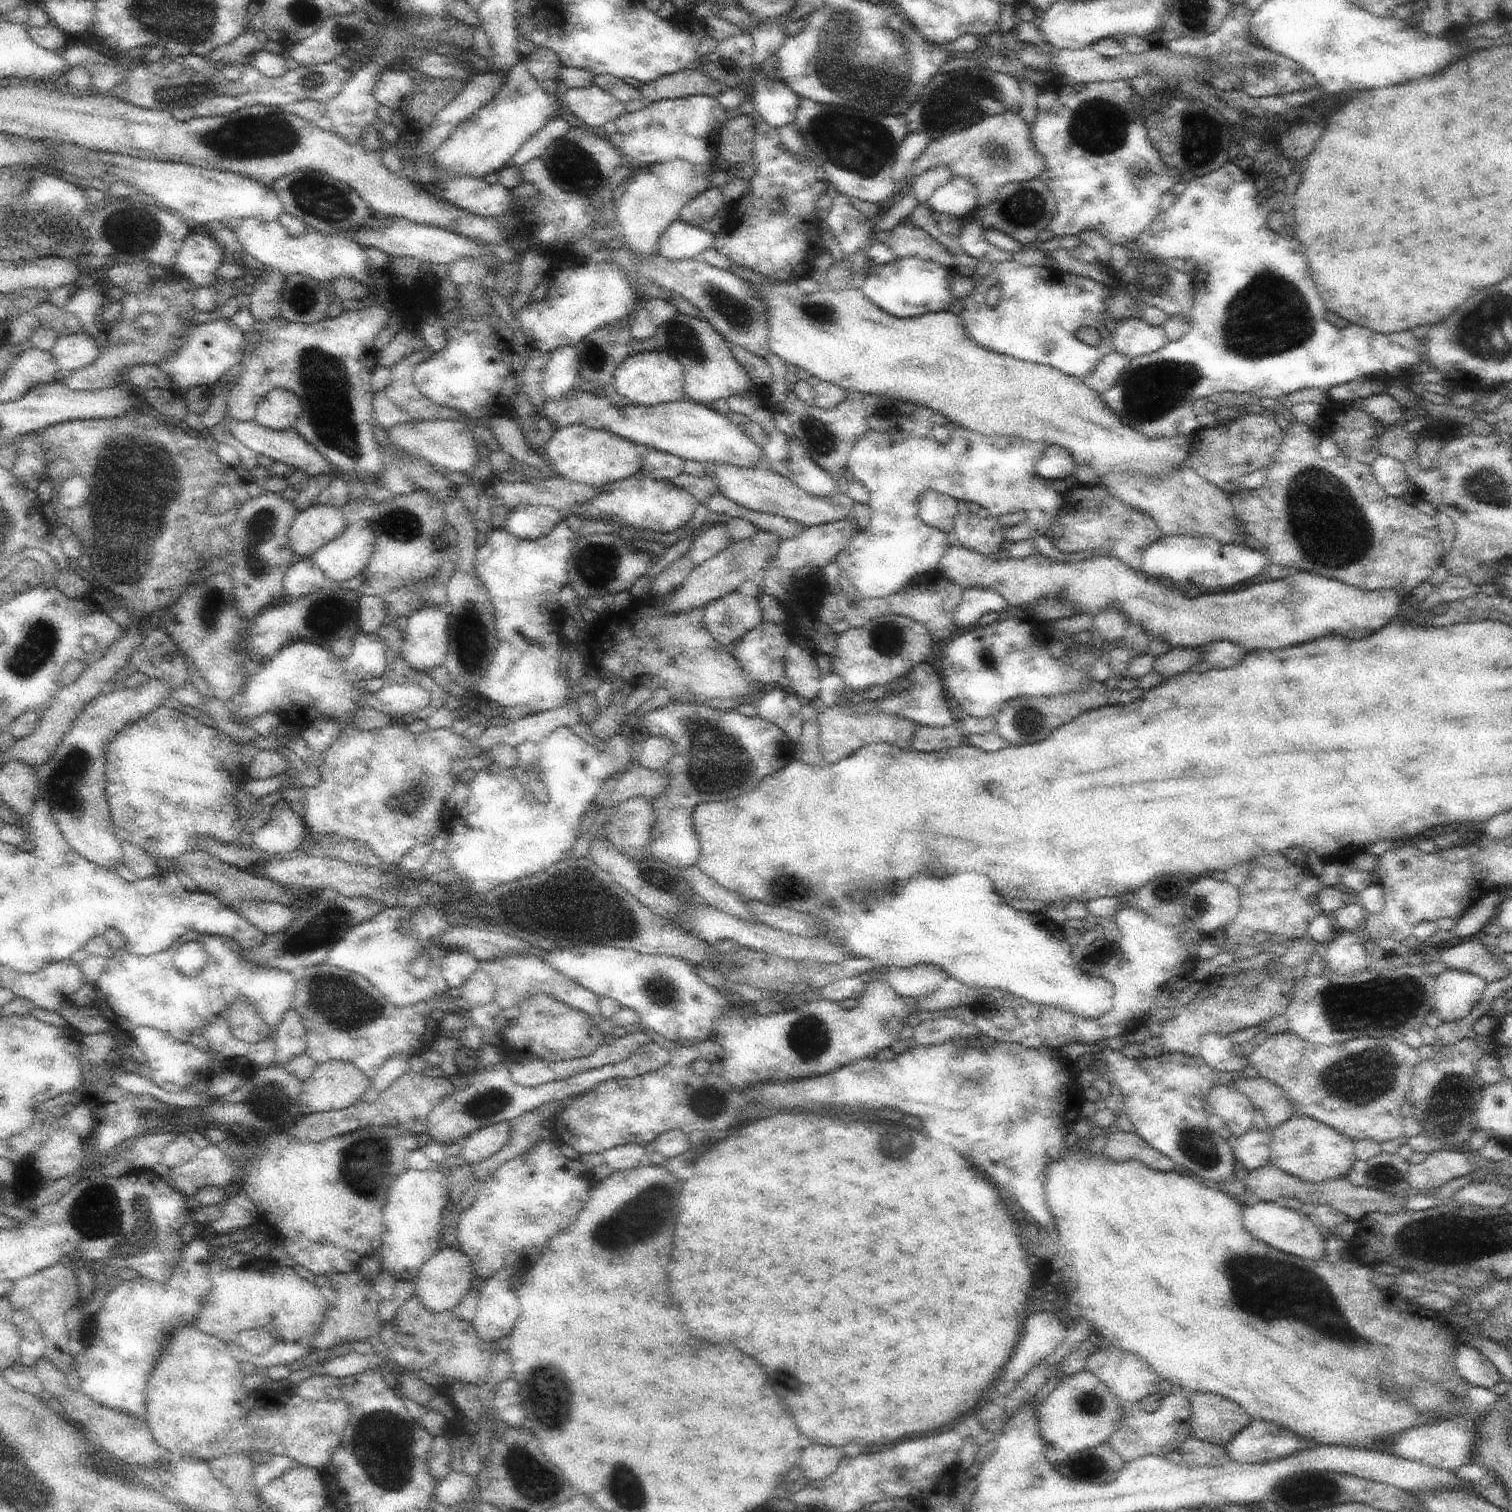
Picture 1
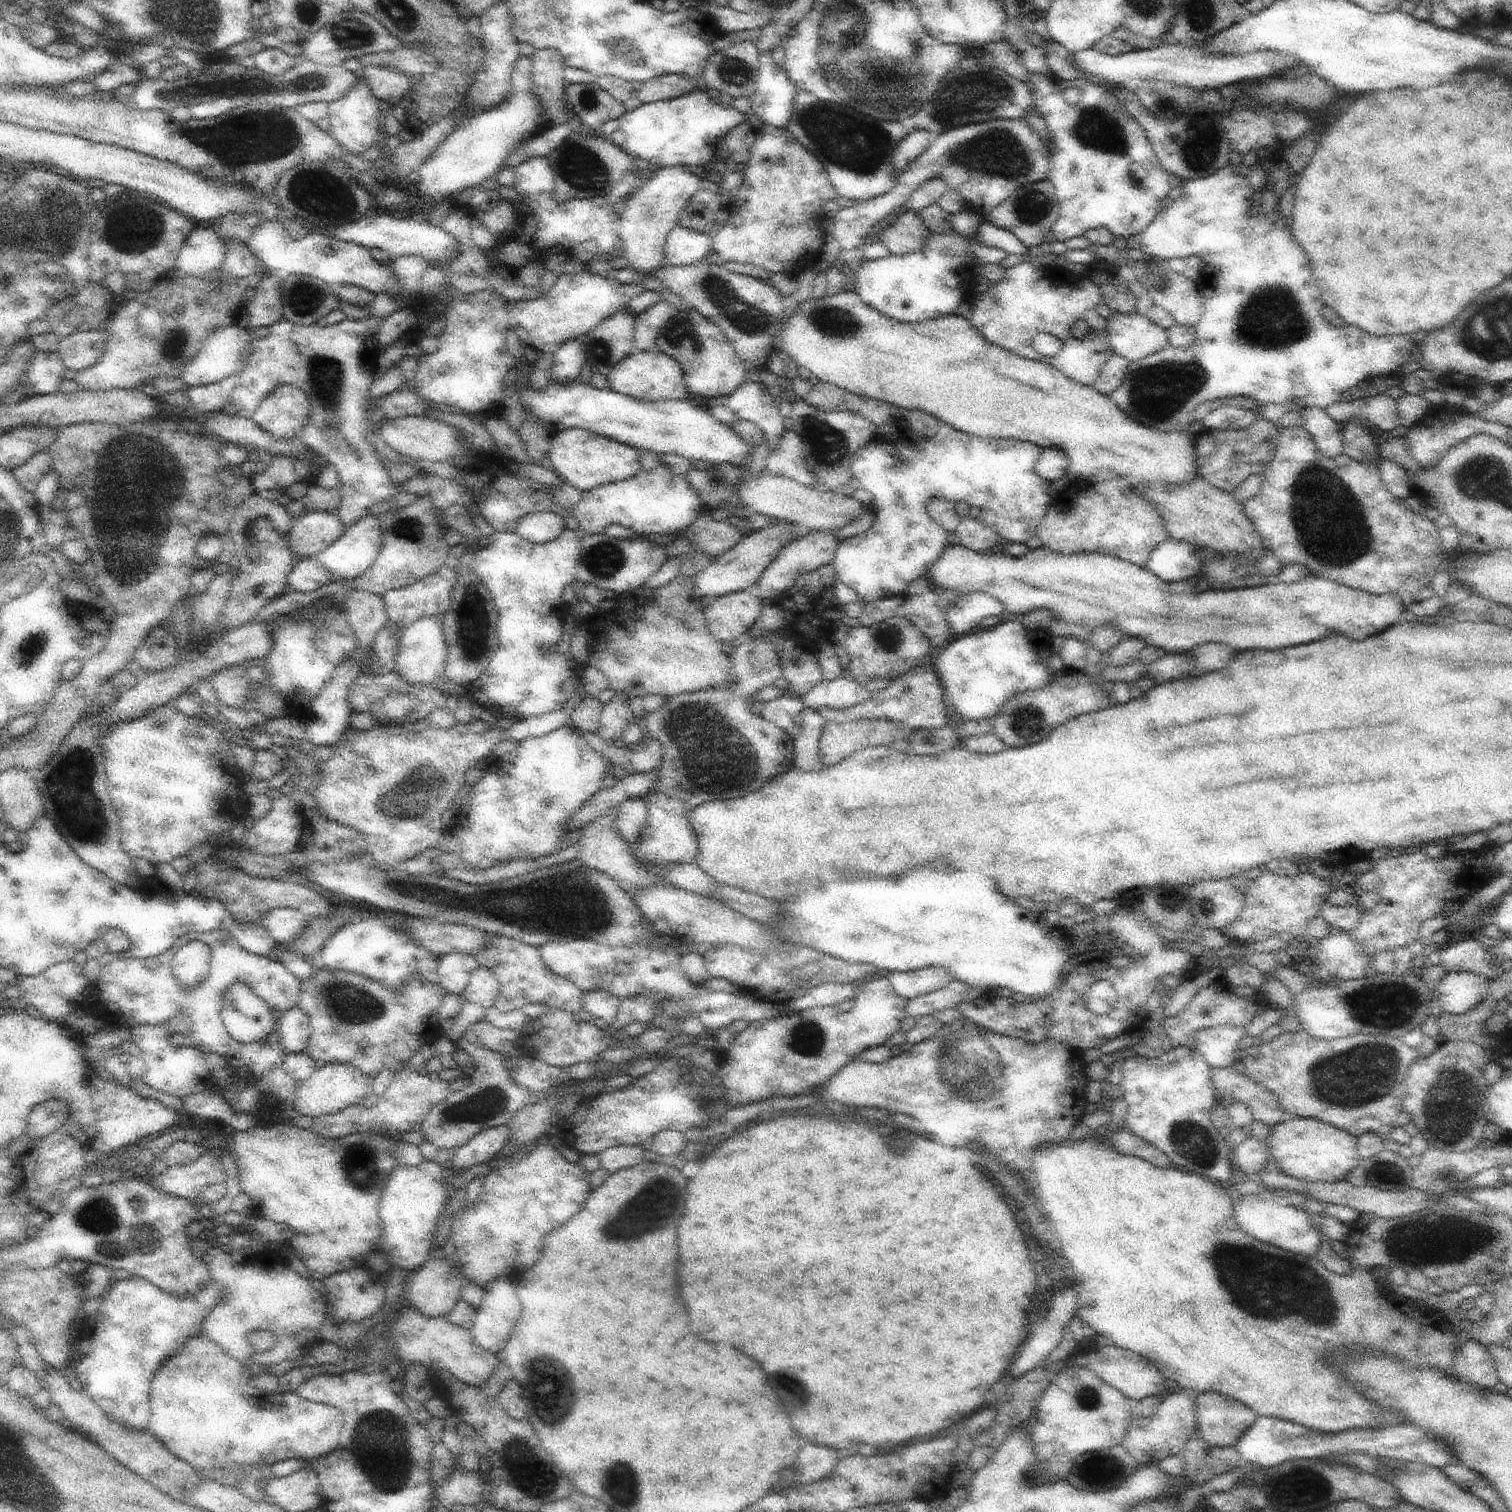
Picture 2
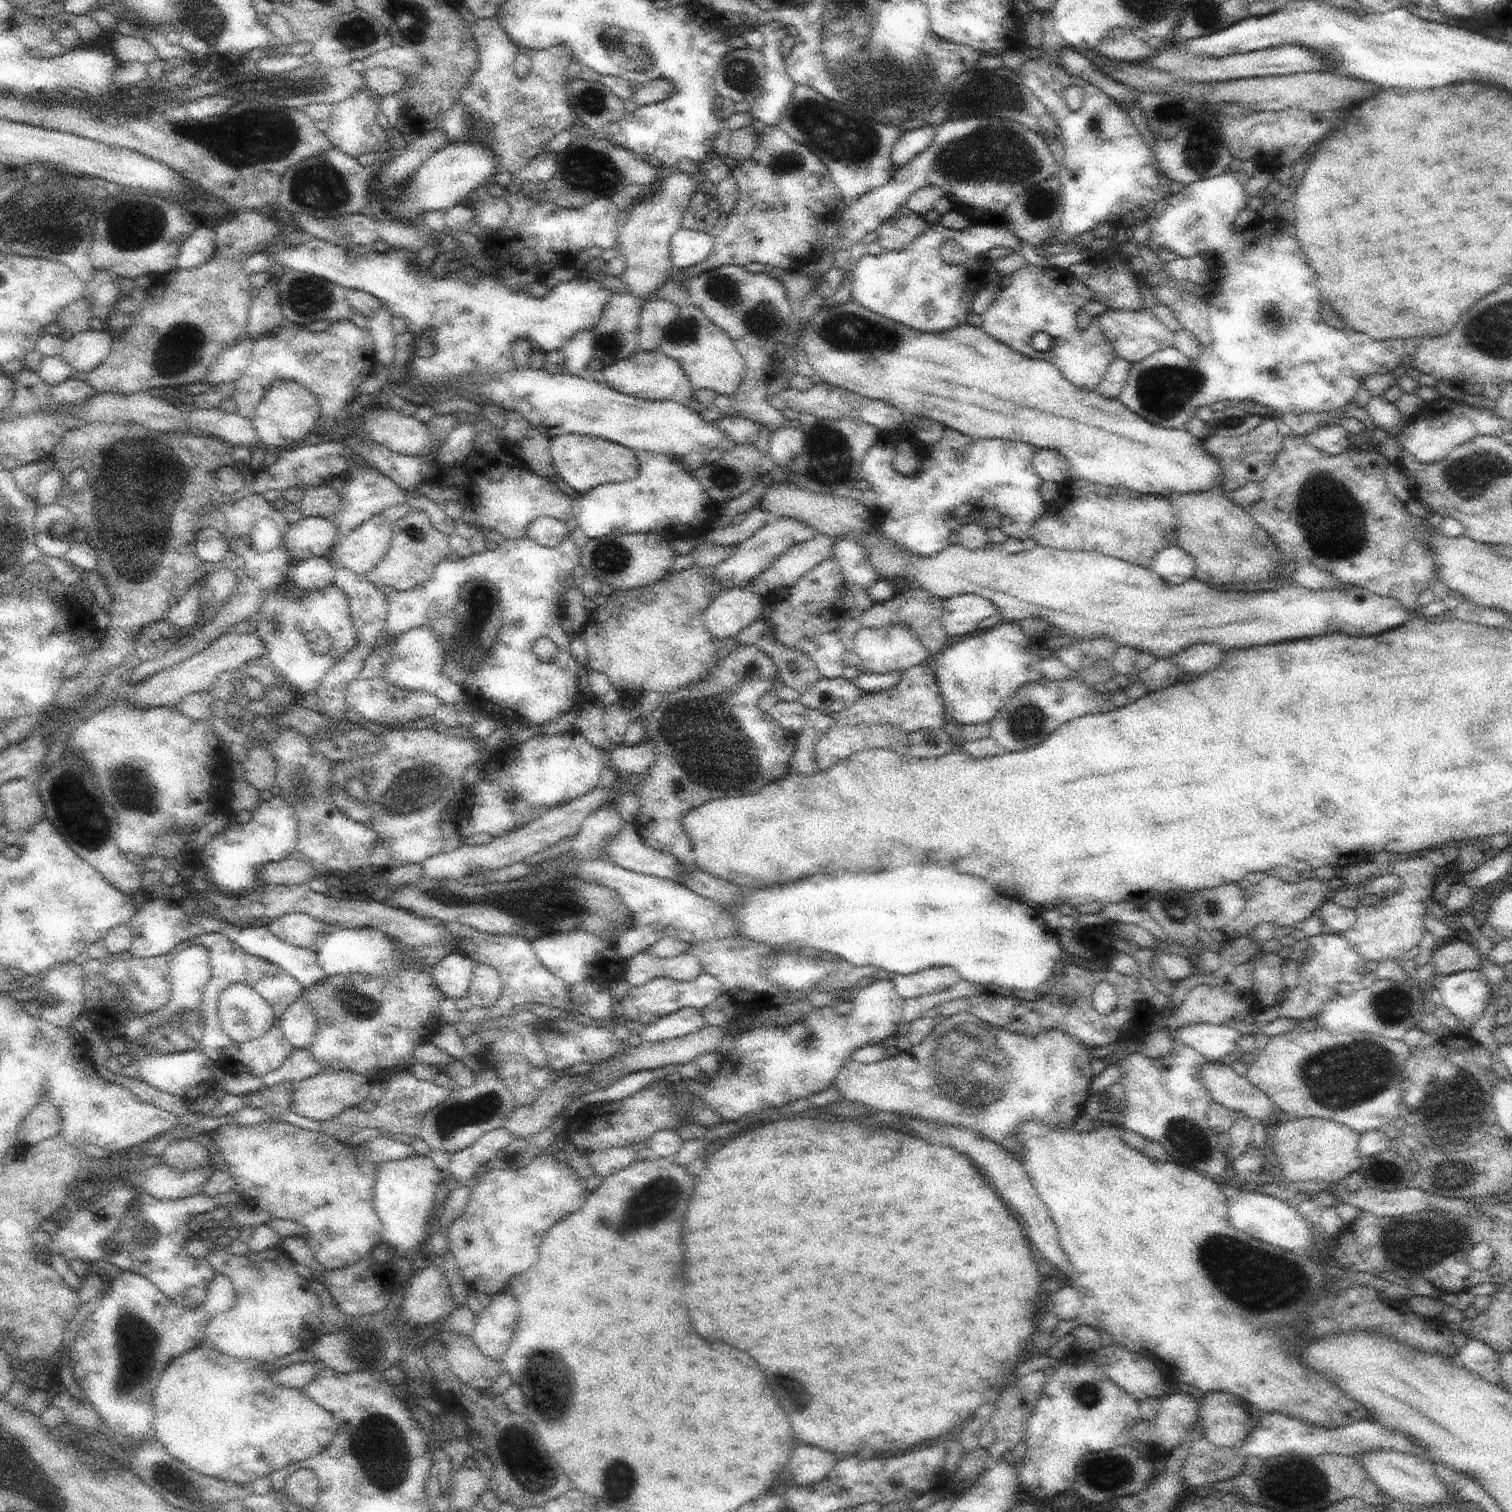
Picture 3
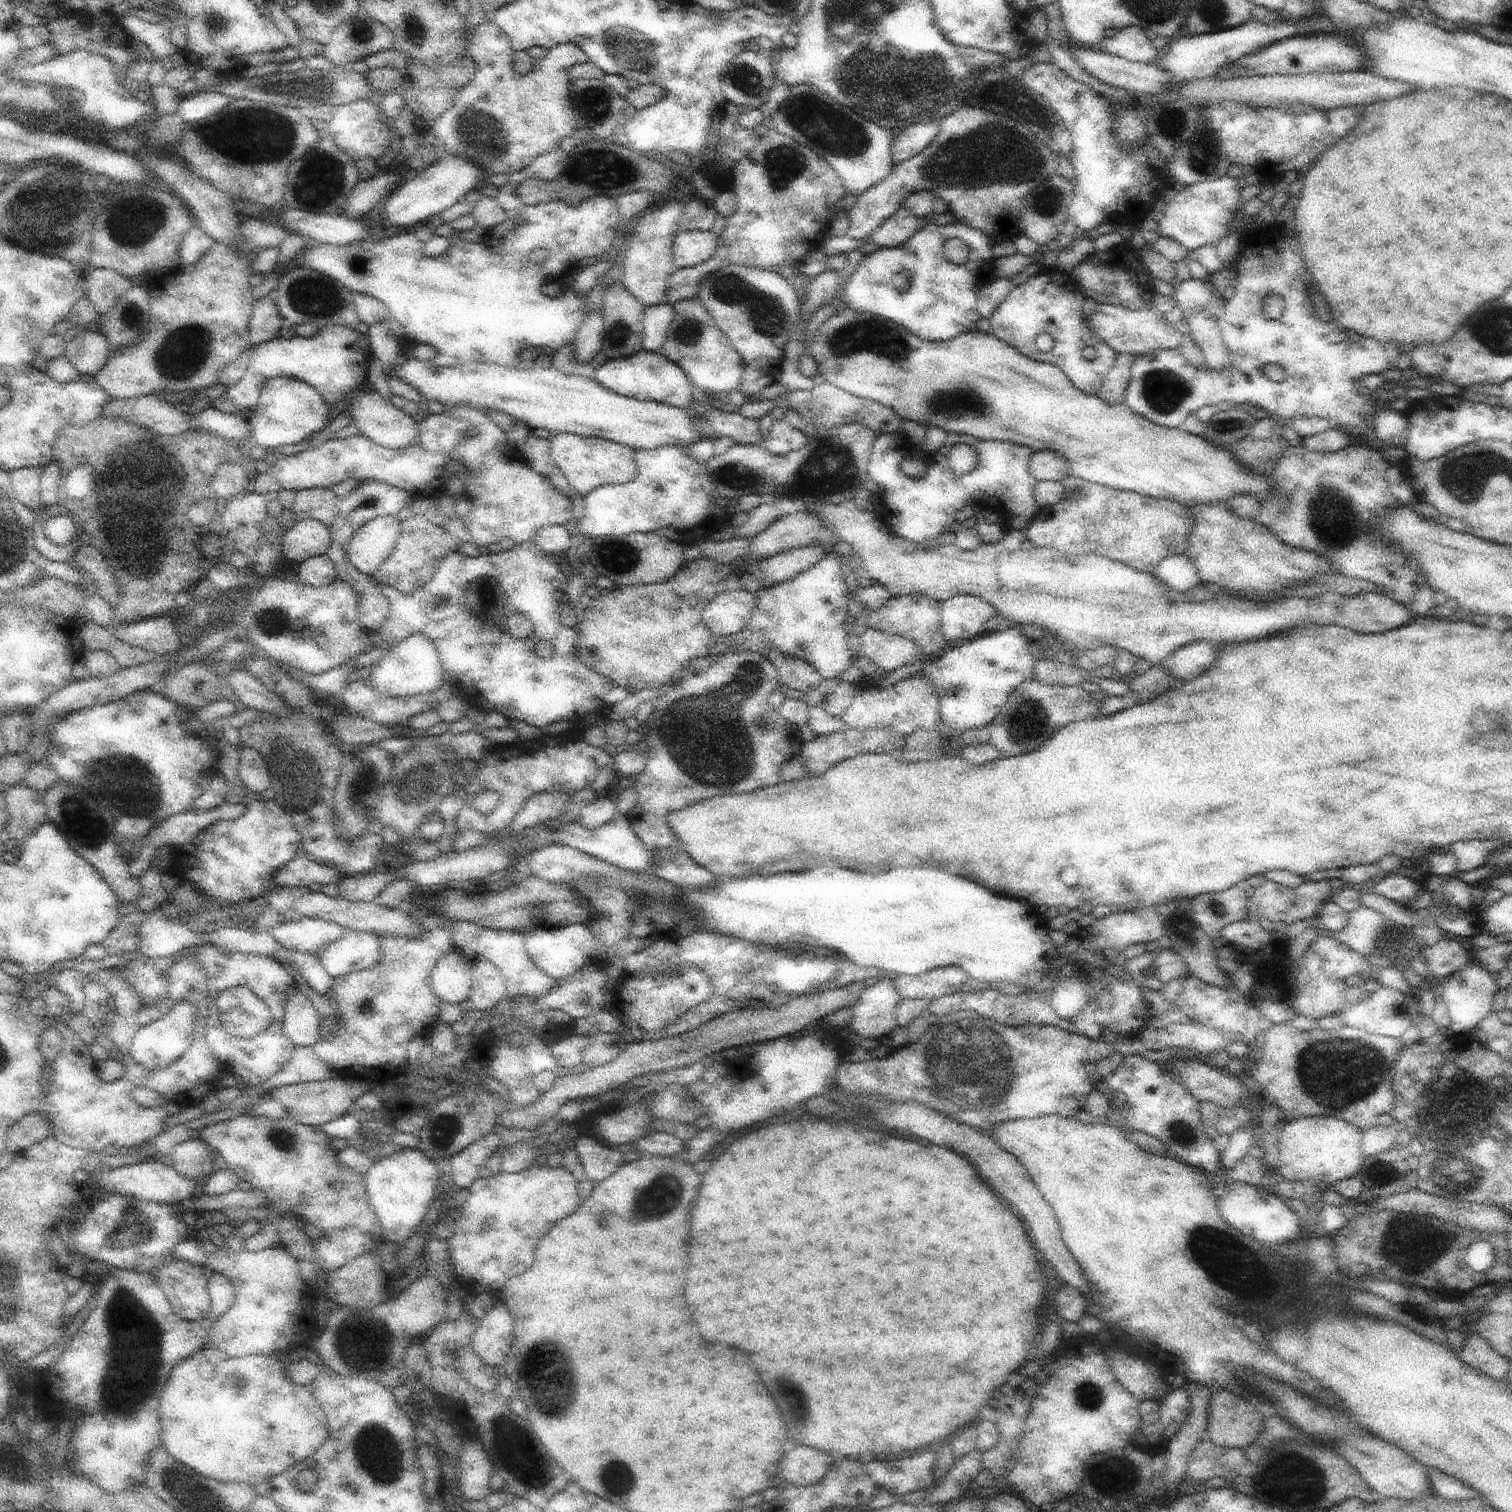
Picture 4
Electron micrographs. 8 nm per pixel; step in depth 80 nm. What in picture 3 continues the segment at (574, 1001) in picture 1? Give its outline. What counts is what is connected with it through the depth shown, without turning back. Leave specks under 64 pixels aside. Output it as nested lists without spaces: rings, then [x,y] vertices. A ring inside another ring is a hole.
[[[452,923],[448,926],[453,935],[459,939],[459,949],[462,953],[466,953],[475,963],[493,966],[500,975],[503,982],[503,995],[500,1000],[491,1008],[486,1010],[486,1016],[493,1021],[501,1016],[508,1015],[512,1006],[524,1004],[527,1007],[534,1004],[548,1004],[550,1006],[561,1008],[568,1012],[572,1012],[574,1017],[579,1014],[568,1005],[567,994],[570,986],[561,978],[554,976],[541,962],[538,960],[533,946],[524,936],[503,934],[497,935],[478,930],[477,928],[463,925],[460,923]]]

